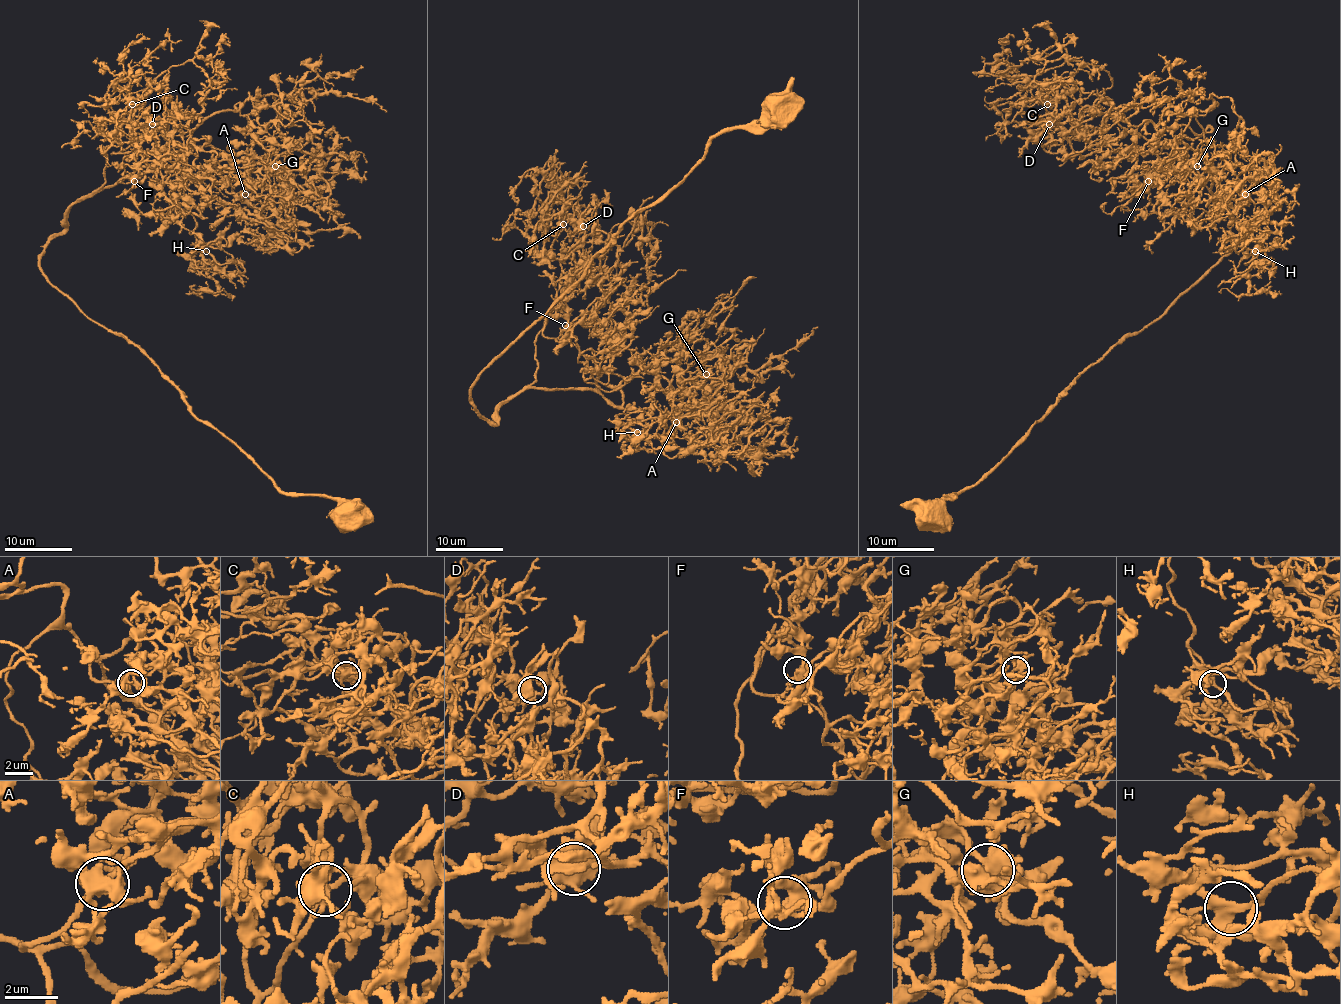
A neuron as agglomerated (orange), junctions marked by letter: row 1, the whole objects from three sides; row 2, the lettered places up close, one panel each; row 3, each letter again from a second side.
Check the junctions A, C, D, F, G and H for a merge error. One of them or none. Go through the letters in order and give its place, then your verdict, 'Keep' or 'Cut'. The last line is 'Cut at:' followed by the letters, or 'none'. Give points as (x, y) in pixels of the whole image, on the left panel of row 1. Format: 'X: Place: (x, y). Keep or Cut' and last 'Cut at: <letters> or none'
A: Place: (245, 194). Keep
C: Place: (132, 104). Keep
D: Place: (152, 124). Keep
F: Place: (134, 181). Keep
G: Place: (275, 166). Keep
H: Place: (206, 251). Keep
Cut at: none

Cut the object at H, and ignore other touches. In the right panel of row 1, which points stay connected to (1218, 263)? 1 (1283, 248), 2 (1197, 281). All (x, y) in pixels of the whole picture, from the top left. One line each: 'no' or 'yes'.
1: yes
2: yes

